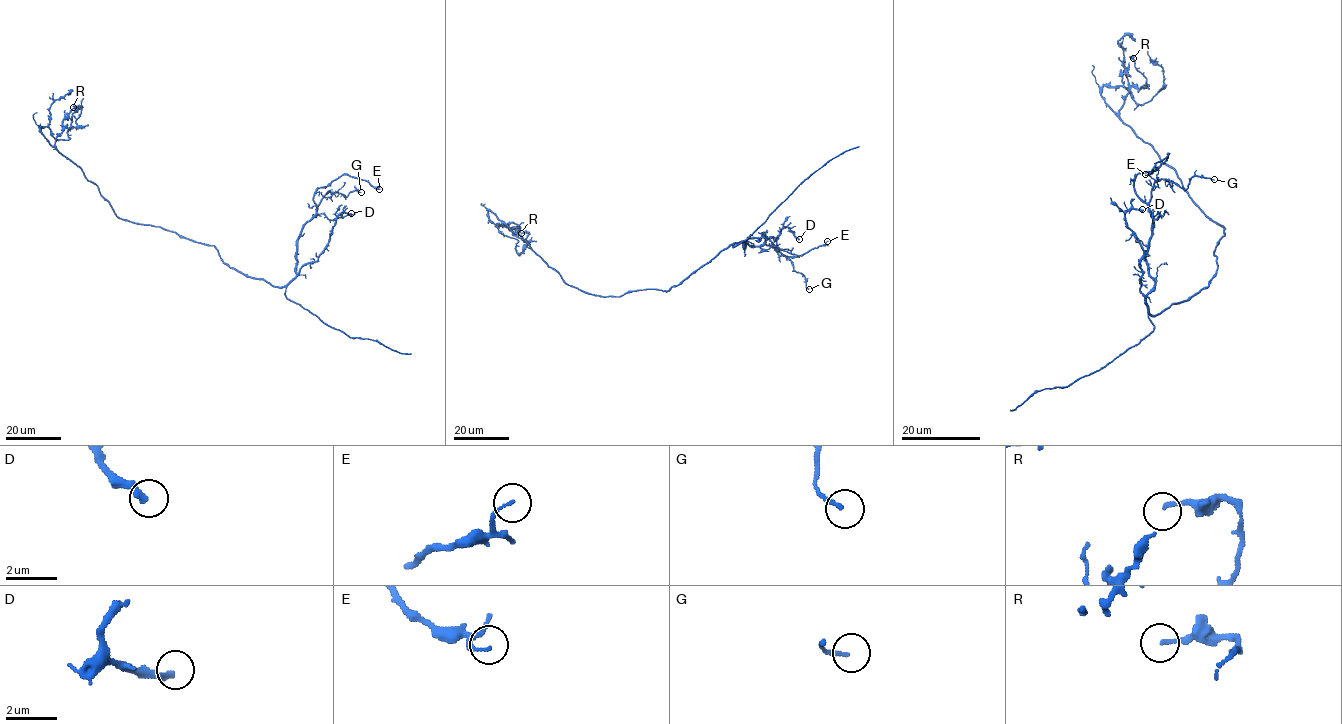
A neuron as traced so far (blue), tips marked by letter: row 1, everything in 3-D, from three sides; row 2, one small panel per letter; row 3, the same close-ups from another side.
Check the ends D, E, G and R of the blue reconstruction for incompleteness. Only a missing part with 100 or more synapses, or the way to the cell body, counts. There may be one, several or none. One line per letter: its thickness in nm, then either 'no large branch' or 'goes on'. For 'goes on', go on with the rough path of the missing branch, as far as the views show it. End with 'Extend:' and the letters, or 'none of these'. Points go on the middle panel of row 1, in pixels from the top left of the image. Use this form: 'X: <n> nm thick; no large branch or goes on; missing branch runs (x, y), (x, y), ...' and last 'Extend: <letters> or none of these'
D: 260 nm thick; no large branch
E: 100 nm thick; no large branch
G: 130 nm thick; no large branch
R: 150 nm thick; no large branch
Extend: none of these

